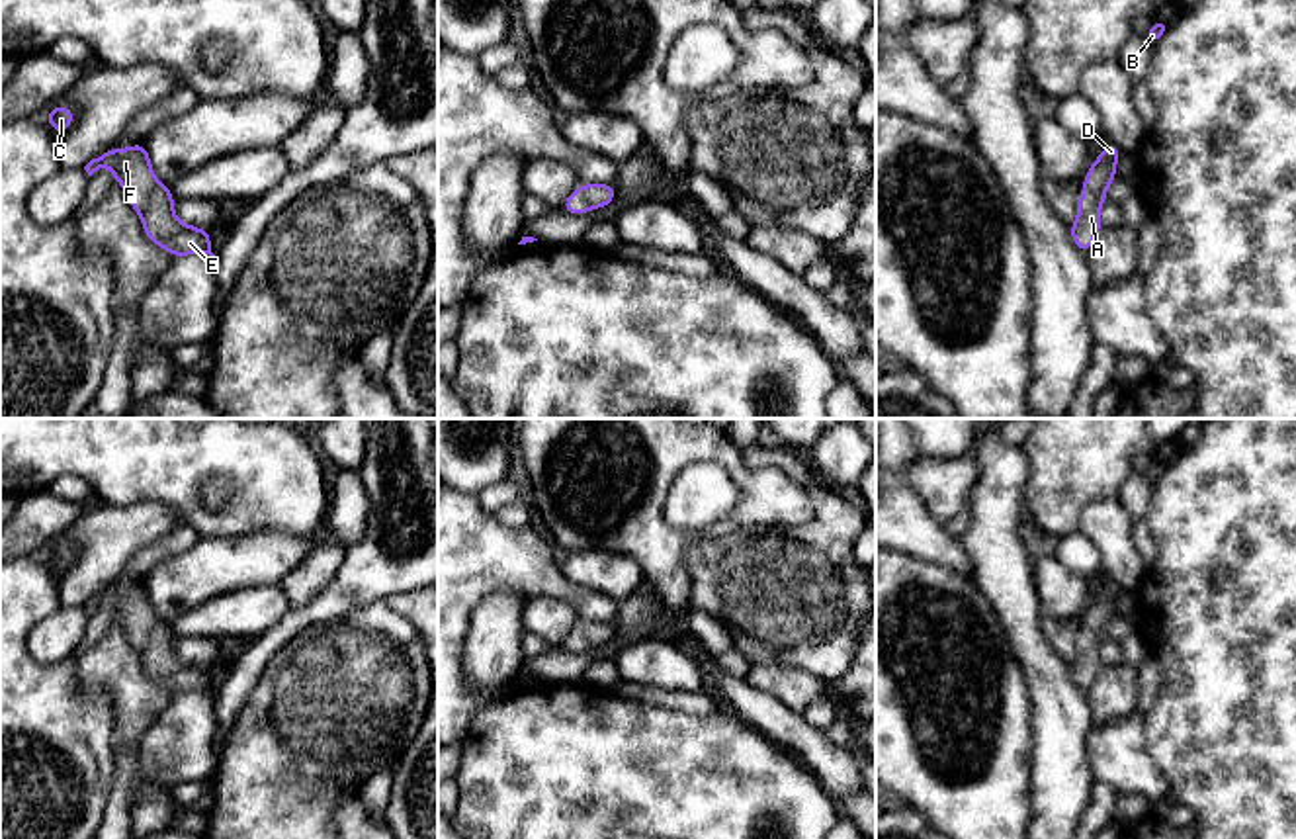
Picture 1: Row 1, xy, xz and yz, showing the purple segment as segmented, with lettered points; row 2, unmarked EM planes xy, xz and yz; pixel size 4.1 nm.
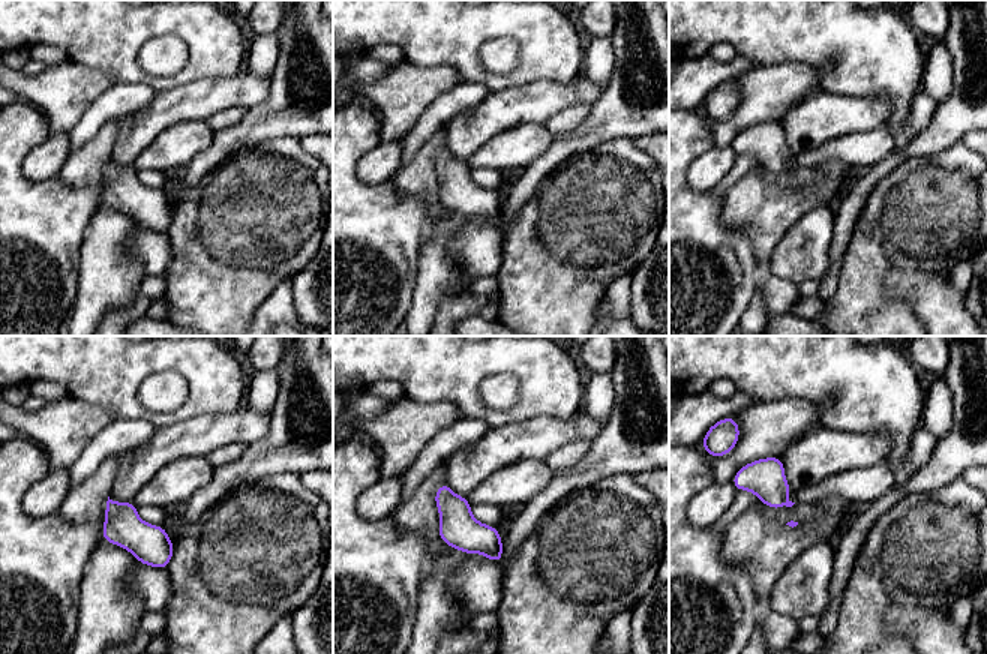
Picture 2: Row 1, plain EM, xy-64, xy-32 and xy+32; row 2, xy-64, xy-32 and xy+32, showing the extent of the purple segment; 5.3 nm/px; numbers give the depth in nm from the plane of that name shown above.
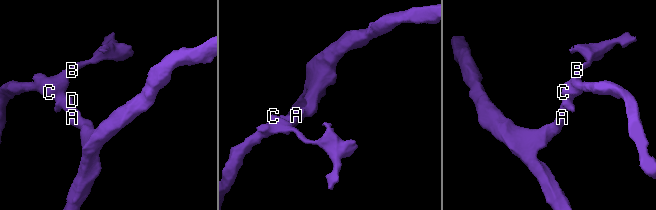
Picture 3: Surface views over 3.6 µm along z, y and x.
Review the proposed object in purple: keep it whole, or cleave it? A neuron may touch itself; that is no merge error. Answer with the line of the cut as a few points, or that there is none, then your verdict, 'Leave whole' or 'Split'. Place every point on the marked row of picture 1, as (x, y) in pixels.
No split. Leave whole

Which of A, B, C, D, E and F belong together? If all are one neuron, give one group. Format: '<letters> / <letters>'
A B C D E F

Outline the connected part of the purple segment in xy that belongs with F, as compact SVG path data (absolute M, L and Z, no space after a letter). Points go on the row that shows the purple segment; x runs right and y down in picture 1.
M145 143L129 149L108 149L92 158L84 170L92 176L104 164L111 168L113 180L123 186L149 241L168 250L172 258L186 254L215 256L211 252L211 233L176 217L172 209L176 198L168 186L156 180Z

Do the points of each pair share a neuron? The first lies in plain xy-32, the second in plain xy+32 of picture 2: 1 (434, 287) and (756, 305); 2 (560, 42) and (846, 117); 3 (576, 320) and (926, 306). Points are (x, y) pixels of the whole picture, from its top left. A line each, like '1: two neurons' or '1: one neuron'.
1: one neuron
2: two neurons
3: two neurons

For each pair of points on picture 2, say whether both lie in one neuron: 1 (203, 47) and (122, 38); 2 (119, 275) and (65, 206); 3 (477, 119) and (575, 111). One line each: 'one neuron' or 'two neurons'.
1: one neuron
2: two neurons
3: two neurons

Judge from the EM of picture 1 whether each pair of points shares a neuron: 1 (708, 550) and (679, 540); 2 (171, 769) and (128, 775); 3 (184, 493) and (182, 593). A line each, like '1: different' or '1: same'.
1: different
2: different
3: different

